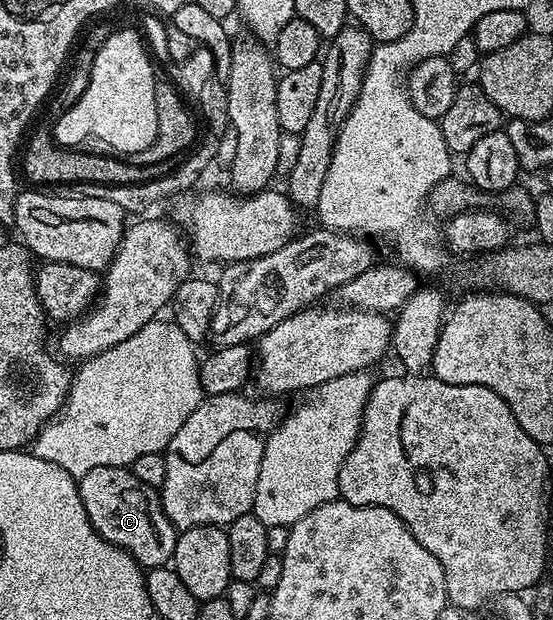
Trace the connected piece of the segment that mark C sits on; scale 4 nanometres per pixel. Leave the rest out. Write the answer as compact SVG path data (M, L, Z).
M120 465L92 467L92 471L77 478L77 482L84 511L95 533L132 555L143 570L161 569L171 564L179 530L174 528L163 511L159 490L148 487L148 483L140 483L129 468Z

